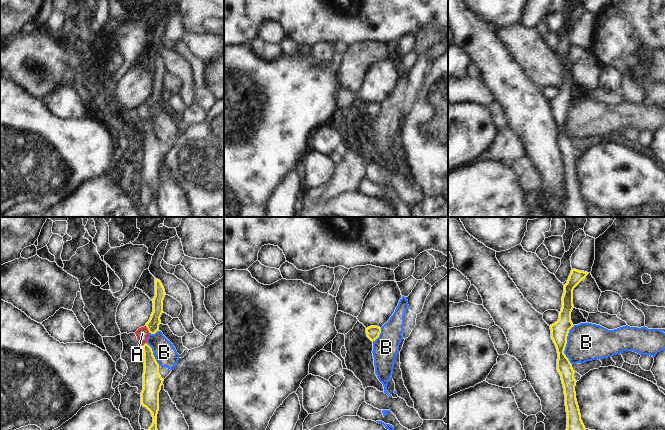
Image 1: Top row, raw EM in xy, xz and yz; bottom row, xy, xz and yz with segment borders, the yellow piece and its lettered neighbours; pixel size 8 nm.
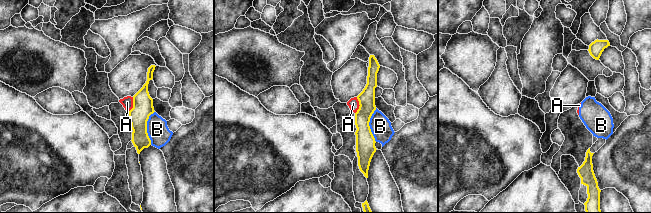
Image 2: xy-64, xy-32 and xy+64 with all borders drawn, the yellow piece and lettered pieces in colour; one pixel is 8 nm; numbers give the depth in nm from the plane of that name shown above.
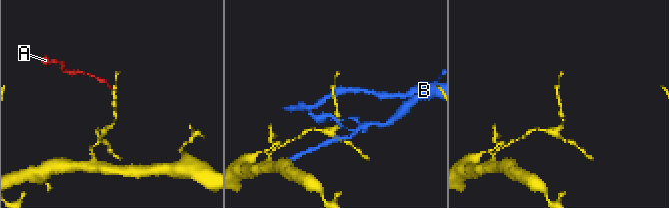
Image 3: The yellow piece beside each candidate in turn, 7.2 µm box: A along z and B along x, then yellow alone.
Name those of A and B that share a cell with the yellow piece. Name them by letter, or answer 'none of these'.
none of these

